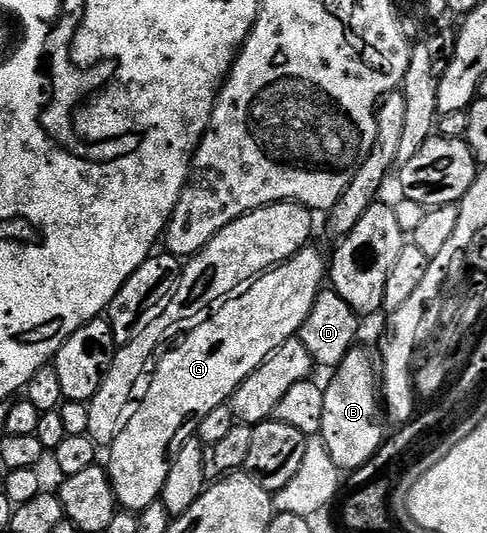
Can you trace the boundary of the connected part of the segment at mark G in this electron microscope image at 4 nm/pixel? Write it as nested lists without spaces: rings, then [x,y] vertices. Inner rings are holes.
[[[314,247],[302,249],[292,255],[291,260],[256,277],[238,295],[226,298],[218,307],[212,308],[202,320],[195,323],[200,325],[190,326],[192,329],[184,335],[183,341],[177,342],[168,353],[158,354],[153,365],[155,381],[147,385],[147,405],[141,406],[139,413],[132,417],[130,414],[124,420],[117,439],[109,447],[111,462],[106,462],[105,465],[107,472],[111,474],[115,500],[124,510],[142,511],[162,498],[165,479],[171,466],[173,446],[180,440],[179,432],[183,429],[184,438],[196,436],[199,421],[205,419],[205,415],[209,415],[213,407],[228,404],[237,387],[245,383],[245,379],[253,375],[253,371],[257,371],[261,363],[265,363],[267,356],[277,351],[277,347],[284,345],[290,337],[298,334],[309,311],[313,311],[313,303],[320,289],[324,288],[328,273],[329,261],[326,256],[323,258]]]

